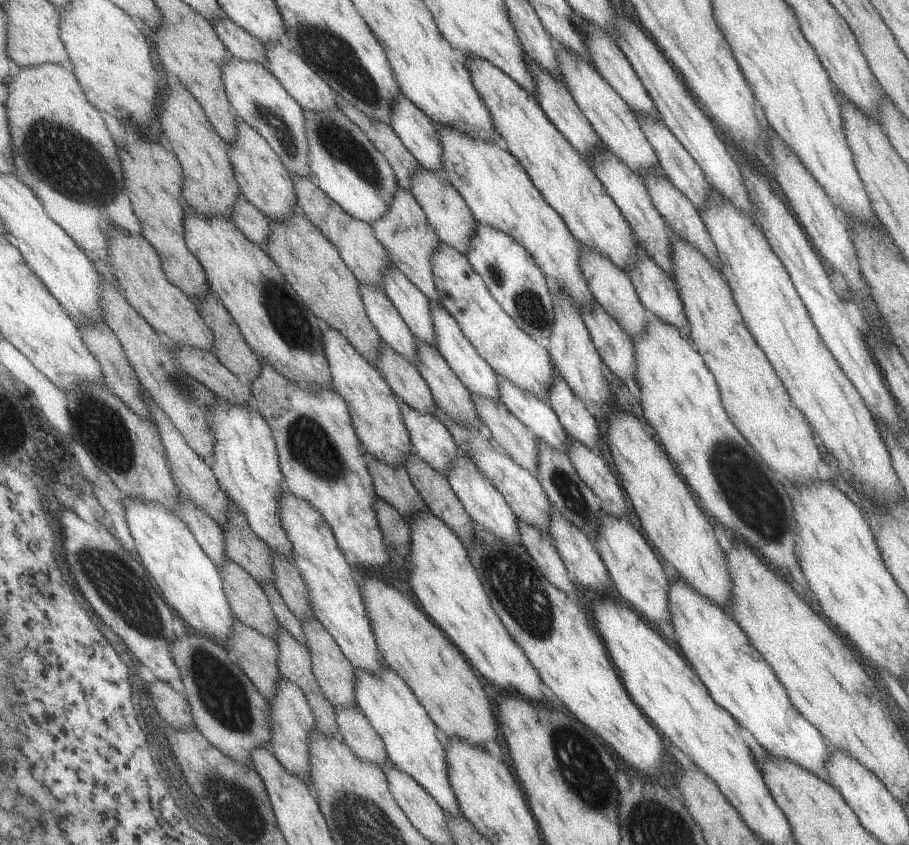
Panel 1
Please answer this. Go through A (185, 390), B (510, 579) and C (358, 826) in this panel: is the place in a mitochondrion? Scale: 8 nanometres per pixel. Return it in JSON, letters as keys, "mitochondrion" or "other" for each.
{"A":"mitochondrion","B":"mitochondrion","C":"mitochondrion"}

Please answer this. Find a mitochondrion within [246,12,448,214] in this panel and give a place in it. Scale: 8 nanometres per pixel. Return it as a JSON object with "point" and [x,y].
{"point":[328,51]}

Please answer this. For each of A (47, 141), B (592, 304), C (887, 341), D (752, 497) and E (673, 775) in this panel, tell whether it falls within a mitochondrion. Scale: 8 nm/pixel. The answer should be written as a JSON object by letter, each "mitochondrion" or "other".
{"A":"mitochondrion","B":"other","C":"other","D":"mitochondrion","E":"other"}

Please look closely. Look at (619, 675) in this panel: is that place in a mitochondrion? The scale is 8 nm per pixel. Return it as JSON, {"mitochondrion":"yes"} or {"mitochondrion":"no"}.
{"mitochondrion":"no"}

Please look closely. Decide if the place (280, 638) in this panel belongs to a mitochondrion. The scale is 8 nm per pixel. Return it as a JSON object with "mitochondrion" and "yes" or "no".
{"mitochondrion":"no"}

